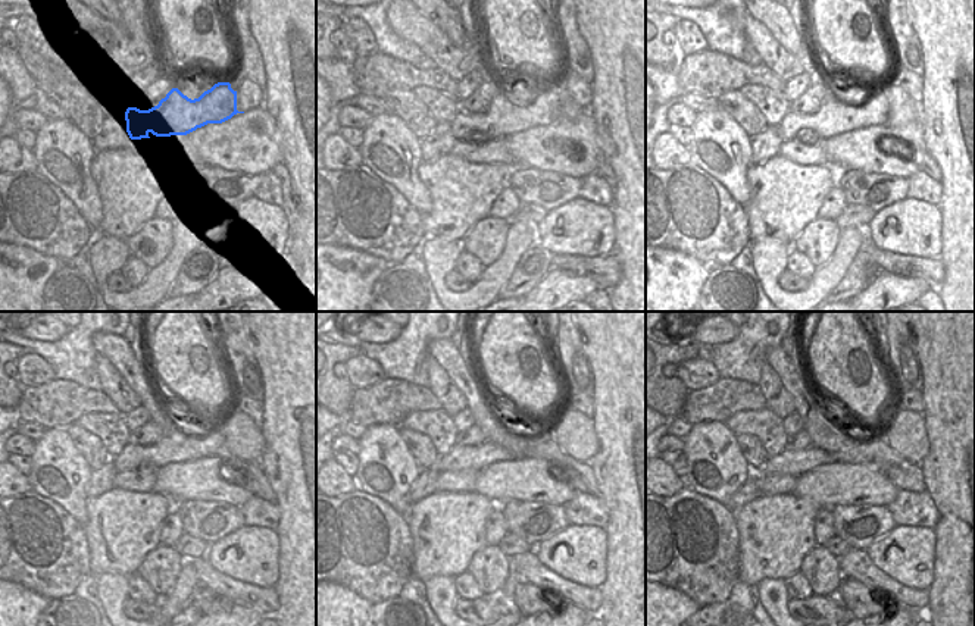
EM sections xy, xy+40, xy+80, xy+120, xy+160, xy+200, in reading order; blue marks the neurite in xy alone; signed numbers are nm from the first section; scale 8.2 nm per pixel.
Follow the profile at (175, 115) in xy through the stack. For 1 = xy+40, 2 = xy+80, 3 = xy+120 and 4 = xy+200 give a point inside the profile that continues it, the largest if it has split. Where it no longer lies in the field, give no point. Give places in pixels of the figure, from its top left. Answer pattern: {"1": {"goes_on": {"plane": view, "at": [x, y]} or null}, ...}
{"1": {"goes_on": {"plane": "xy+40", "at": [505, 116]}}, "2": {"goes_on": {"plane": "xy+80", "at": [834, 116]}}, "3": {"goes_on": {"plane": "xy+120", "at": [178, 447]}}, "4": {"goes_on": {"plane": "xy+200", "at": [793, 463]}}}

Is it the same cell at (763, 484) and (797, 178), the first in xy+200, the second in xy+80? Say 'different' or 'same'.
different

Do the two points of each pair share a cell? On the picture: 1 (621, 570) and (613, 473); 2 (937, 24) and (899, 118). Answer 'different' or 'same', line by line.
1: same
2: different

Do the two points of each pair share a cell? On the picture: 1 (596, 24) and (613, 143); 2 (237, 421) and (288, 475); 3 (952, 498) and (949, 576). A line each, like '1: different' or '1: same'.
1: same
2: different
3: same

